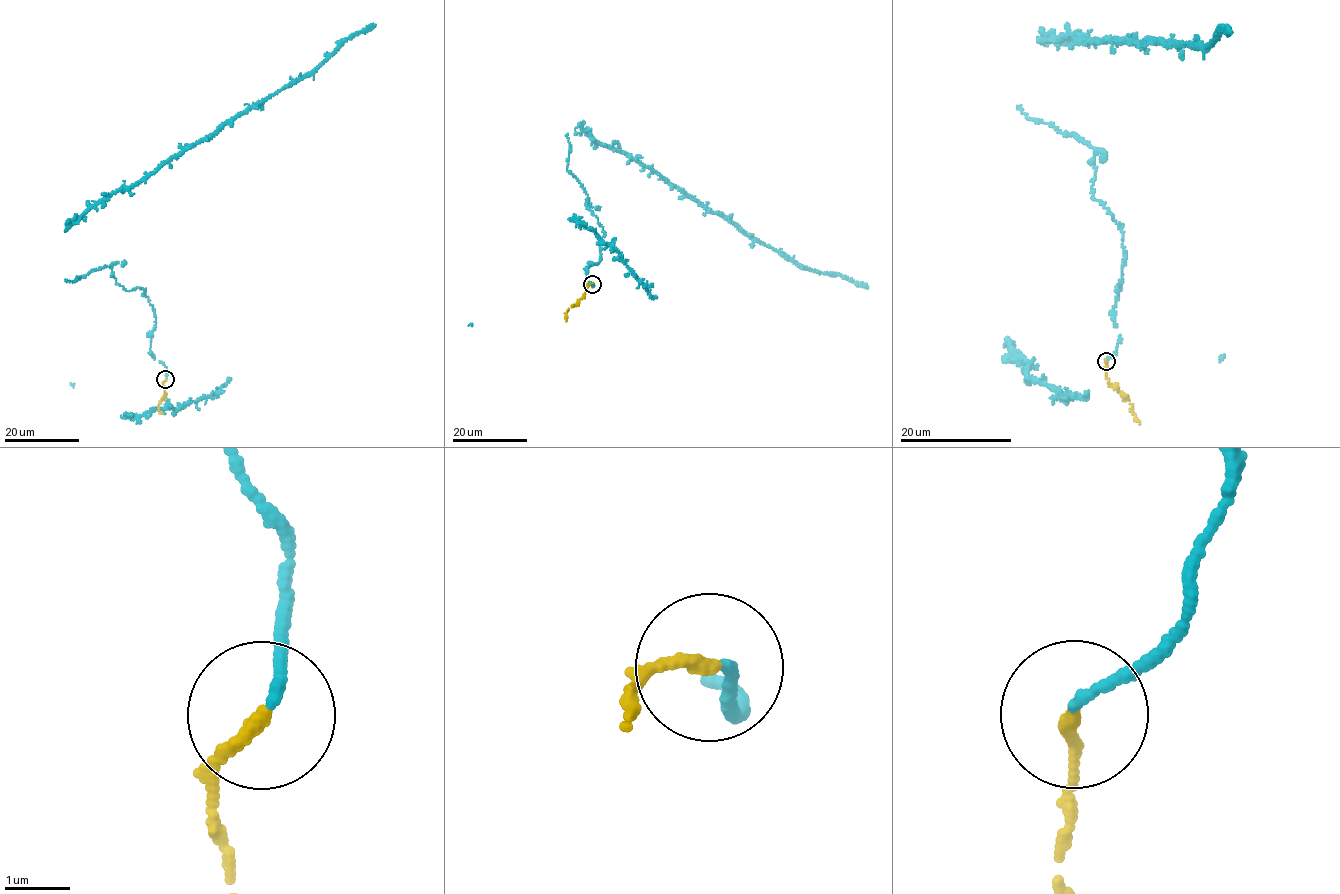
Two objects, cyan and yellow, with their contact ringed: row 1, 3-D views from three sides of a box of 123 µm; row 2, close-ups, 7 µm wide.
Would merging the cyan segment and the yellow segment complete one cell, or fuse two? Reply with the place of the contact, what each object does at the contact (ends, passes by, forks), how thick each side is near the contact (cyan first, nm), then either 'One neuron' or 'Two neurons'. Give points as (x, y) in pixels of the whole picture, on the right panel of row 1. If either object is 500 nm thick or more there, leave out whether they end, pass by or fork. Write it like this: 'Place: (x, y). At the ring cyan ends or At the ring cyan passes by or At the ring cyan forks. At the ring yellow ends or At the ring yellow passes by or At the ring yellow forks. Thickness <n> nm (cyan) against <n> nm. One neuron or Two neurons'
Place: (1106, 361). At the ring cyan ends. At the ring yellow ends. Thickness 140 nm (cyan) against 200 nm. One neuron

